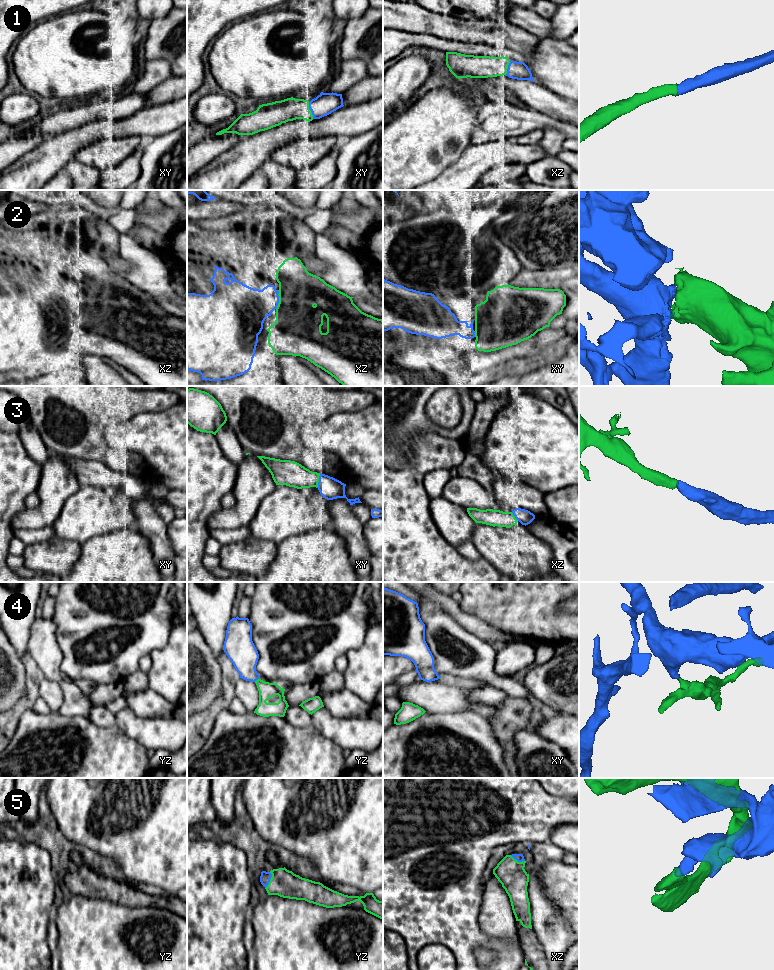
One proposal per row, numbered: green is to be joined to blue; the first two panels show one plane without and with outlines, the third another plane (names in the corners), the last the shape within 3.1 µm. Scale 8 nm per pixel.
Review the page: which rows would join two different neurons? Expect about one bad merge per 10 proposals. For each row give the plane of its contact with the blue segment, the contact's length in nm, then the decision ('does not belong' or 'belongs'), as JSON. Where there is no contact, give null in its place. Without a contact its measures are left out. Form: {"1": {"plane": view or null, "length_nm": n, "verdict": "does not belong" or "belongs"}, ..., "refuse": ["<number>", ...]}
{"1": {"plane": "xy", "length_nm": 140, "verdict": "belongs"}, "2": {"plane": "xz", "length_nm": 150, "verdict": "belongs"}, "3": {"plane": "xy", "length_nm": 120, "verdict": "belongs"}, "4": {"plane": "yz", "length_nm": 50, "verdict": "belongs"}, "5": {"plane": "yz", "length_nm": 140, "verdict": "belongs"}, "refuse": []}

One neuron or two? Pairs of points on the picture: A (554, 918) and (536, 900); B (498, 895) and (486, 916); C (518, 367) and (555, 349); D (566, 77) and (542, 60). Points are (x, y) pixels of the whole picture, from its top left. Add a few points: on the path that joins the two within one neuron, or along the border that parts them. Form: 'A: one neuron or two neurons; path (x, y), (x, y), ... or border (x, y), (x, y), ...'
A: one neuron; path (550, 914), (540, 904)
B: one neuron; path (496, 900), (496, 906), (491, 911)
C: one neuron; path (527, 364), (541, 351), (546, 351)
D: one neuron; path (560, 71), (551, 62), (548, 62)

